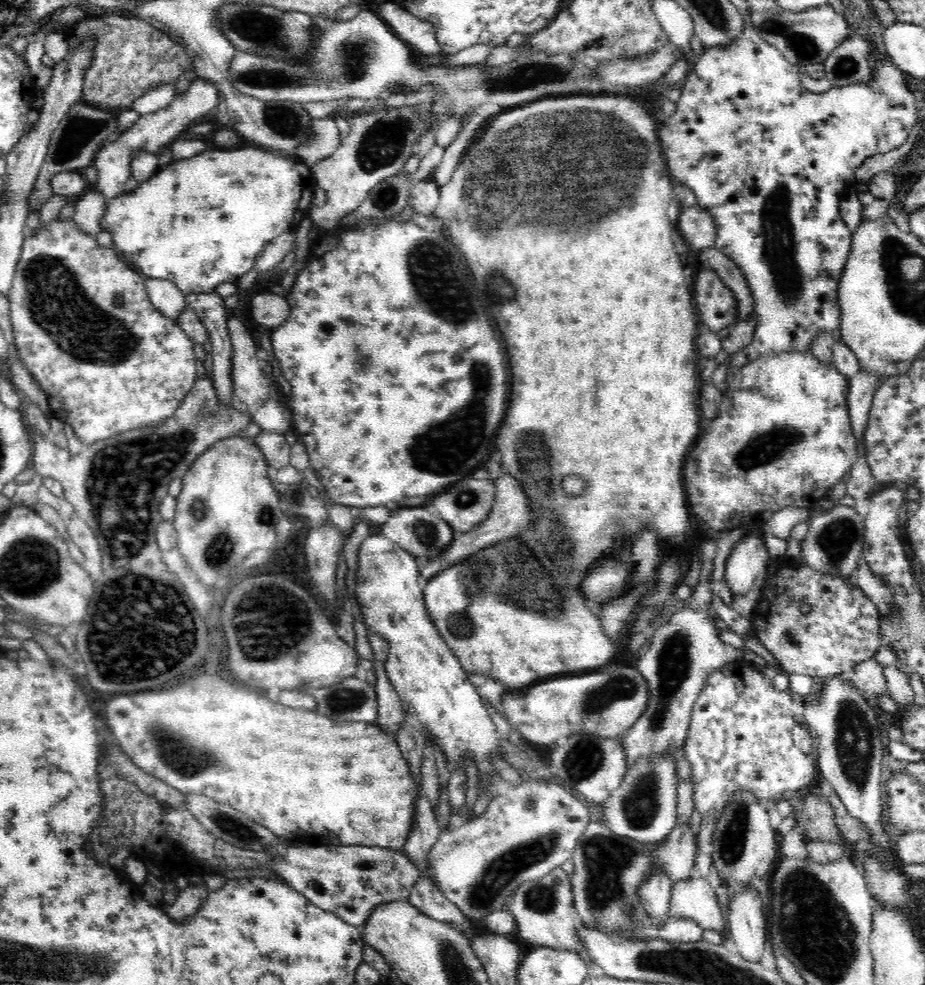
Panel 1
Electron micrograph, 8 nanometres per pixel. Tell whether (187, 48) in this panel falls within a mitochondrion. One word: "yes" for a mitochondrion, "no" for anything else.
no

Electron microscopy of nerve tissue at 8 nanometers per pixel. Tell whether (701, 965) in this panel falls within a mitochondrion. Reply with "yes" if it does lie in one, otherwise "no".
yes

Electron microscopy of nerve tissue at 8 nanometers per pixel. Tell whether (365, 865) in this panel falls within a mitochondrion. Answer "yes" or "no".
no

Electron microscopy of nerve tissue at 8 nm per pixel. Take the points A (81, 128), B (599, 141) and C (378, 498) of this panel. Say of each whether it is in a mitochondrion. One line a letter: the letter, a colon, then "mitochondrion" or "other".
A: mitochondrion
B: mitochondrion
C: other

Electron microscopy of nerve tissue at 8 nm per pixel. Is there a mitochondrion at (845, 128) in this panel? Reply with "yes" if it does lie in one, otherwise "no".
no

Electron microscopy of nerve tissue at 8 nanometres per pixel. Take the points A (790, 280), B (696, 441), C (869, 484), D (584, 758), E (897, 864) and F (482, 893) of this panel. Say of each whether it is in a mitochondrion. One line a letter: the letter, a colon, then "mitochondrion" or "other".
A: other
B: other
C: other
D: mitochondrion
E: other
F: mitochondrion

